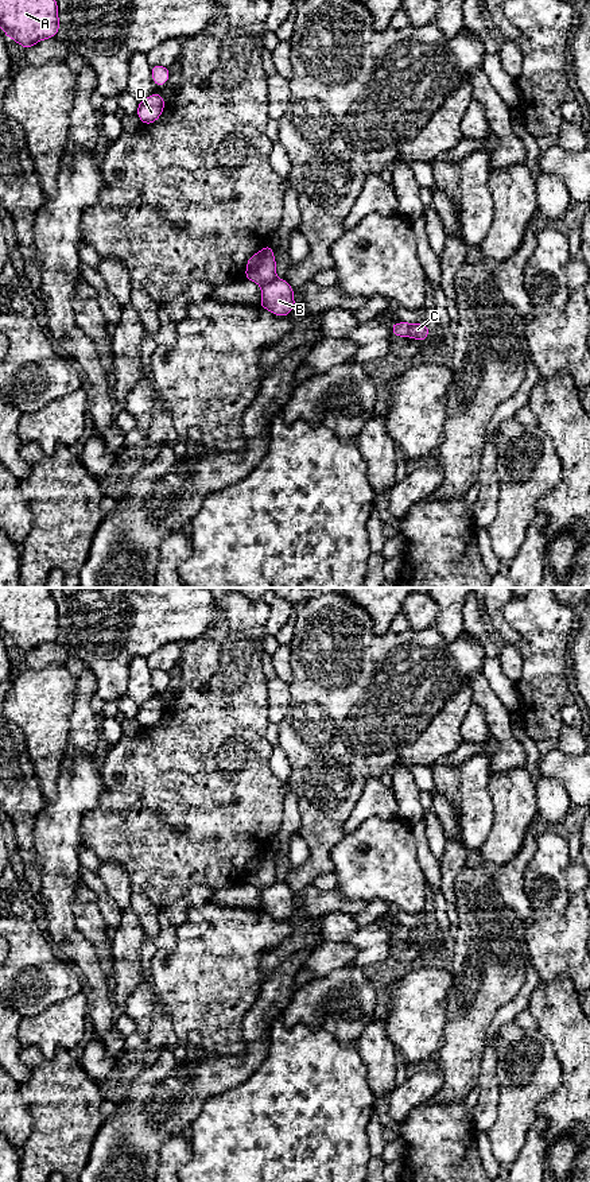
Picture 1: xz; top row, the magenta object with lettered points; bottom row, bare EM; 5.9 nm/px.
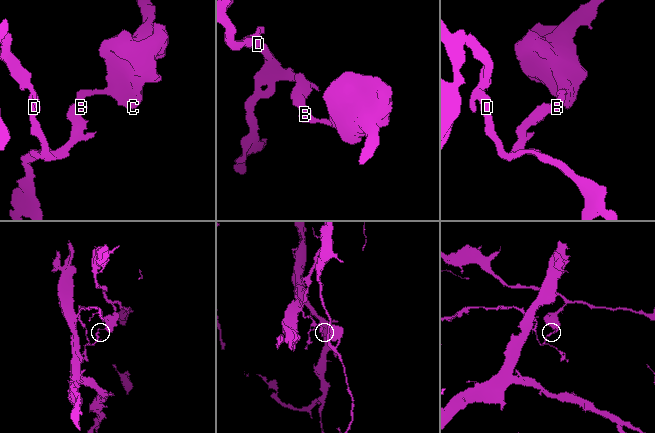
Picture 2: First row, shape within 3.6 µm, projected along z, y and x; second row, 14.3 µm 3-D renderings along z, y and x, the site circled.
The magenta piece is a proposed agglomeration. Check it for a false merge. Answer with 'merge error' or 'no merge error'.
merge error

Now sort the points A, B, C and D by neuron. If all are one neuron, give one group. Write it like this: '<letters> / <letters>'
A D / B C

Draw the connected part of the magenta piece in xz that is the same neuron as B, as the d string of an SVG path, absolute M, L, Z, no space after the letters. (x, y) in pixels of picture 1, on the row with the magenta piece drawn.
M284 279L261 286L260 306L279 317L288 315L295 307L294 288Z

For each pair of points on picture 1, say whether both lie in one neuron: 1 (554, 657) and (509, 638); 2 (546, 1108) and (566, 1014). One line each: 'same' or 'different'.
1: different
2: same

